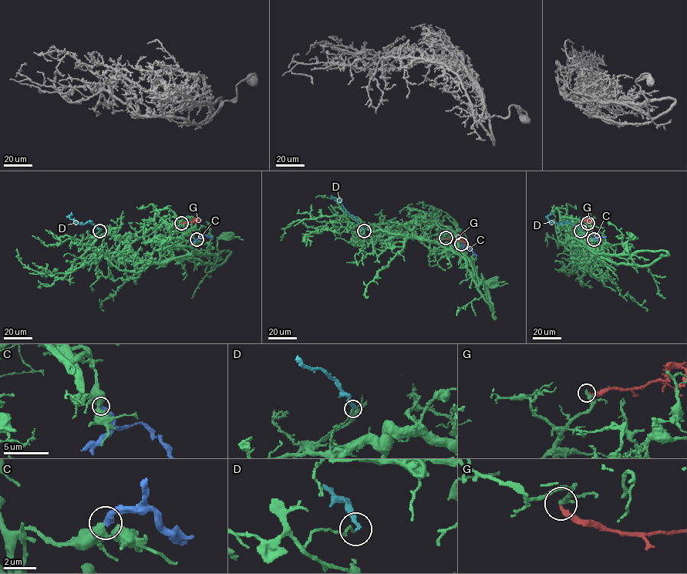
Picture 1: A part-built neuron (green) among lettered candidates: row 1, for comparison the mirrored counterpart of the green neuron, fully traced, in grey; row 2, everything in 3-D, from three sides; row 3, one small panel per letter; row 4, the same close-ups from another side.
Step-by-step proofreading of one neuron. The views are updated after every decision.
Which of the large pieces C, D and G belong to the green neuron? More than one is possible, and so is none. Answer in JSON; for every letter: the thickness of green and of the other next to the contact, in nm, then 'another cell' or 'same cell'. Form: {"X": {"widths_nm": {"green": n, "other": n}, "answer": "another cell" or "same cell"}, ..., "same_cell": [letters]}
{"C": {"widths_nm": {"green": 400, "other": 400}, "answer": "another cell"}, "D": {"widths_nm": {"green": 130, "other": 200}, "answer": "another cell"}, "G": {"widths_nm": {"green": 280, "other": 260}, "answer": "another cell"}, "same_cell": []}

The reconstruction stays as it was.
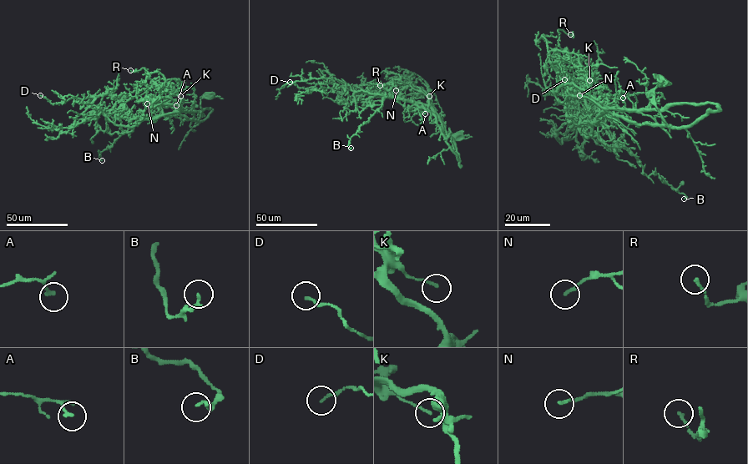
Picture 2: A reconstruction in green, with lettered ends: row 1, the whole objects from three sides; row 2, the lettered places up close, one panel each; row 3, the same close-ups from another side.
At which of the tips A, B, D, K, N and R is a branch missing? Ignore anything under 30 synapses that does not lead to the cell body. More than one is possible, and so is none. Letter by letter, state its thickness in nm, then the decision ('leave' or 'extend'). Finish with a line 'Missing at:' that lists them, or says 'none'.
A: 110 nm | leave
B: 180 nm | leave
D: 150 nm | extend
K: 140 nm | leave
N: 140 nm | leave
R: 150 nm | leave
Missing at: D

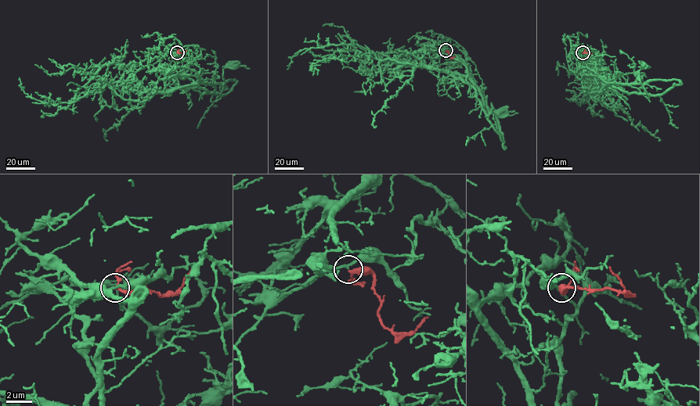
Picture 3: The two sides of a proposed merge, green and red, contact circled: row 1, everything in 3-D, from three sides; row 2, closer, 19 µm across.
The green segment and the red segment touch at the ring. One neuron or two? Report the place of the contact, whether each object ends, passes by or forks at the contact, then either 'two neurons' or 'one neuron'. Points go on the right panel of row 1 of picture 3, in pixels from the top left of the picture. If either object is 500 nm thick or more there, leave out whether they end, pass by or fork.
at (582, 52); green passes by; red passes by; two neurons

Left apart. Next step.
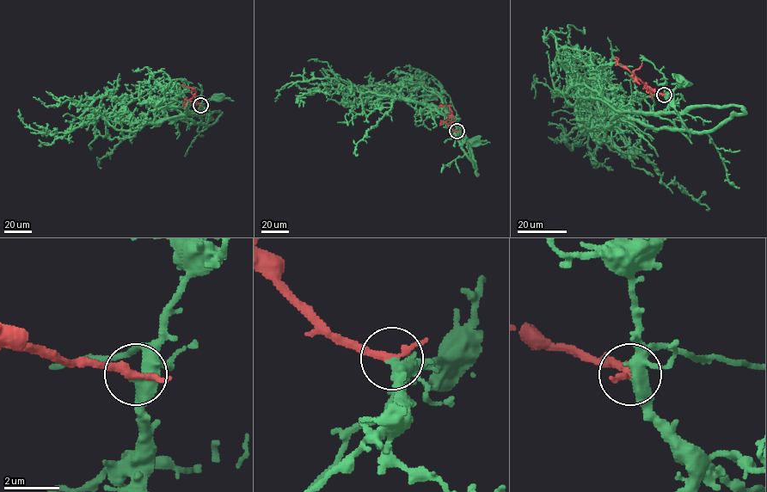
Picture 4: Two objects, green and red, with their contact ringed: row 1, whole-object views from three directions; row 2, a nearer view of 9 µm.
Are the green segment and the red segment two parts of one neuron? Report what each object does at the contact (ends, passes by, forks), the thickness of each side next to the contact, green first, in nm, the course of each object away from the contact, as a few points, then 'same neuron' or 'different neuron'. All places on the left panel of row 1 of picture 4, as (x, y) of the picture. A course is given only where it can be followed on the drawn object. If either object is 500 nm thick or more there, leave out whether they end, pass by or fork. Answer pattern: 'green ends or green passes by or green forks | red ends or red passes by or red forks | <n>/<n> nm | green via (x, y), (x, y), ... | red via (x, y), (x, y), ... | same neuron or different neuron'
green forks | red passes by | 360/280 nm | green via (199, 105), (200, 123), (205, 124), (210, 114), (209, 102), (216, 98) | red via (199, 105), (189, 100), (195, 92), (183, 84) | same neuron

